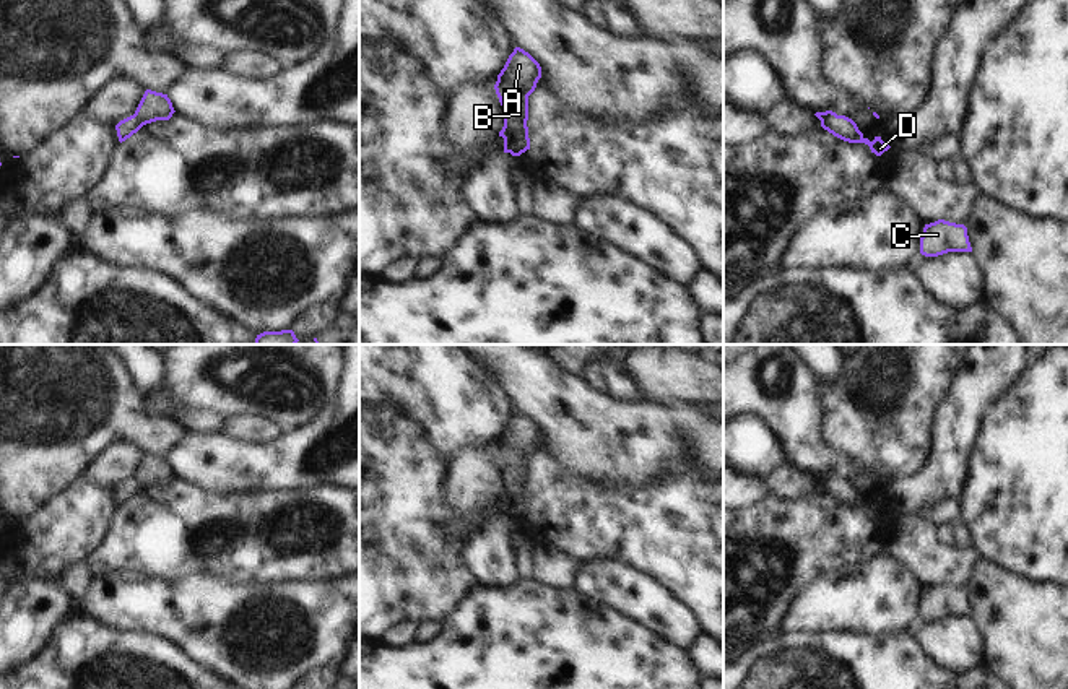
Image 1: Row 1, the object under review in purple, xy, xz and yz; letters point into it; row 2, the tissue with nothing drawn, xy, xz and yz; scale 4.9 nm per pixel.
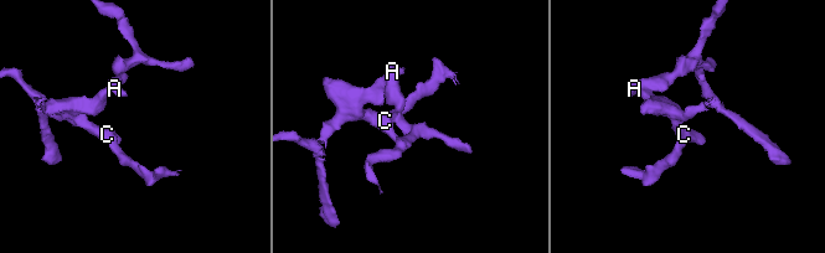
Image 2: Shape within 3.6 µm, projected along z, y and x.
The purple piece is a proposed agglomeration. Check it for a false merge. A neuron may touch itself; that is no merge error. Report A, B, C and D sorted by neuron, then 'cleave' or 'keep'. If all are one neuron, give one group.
A B / C D | cleave

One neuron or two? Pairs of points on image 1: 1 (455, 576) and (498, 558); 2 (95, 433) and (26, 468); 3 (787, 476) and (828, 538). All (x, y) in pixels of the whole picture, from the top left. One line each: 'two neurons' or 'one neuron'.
1: two neurons
2: one neuron
3: two neurons

